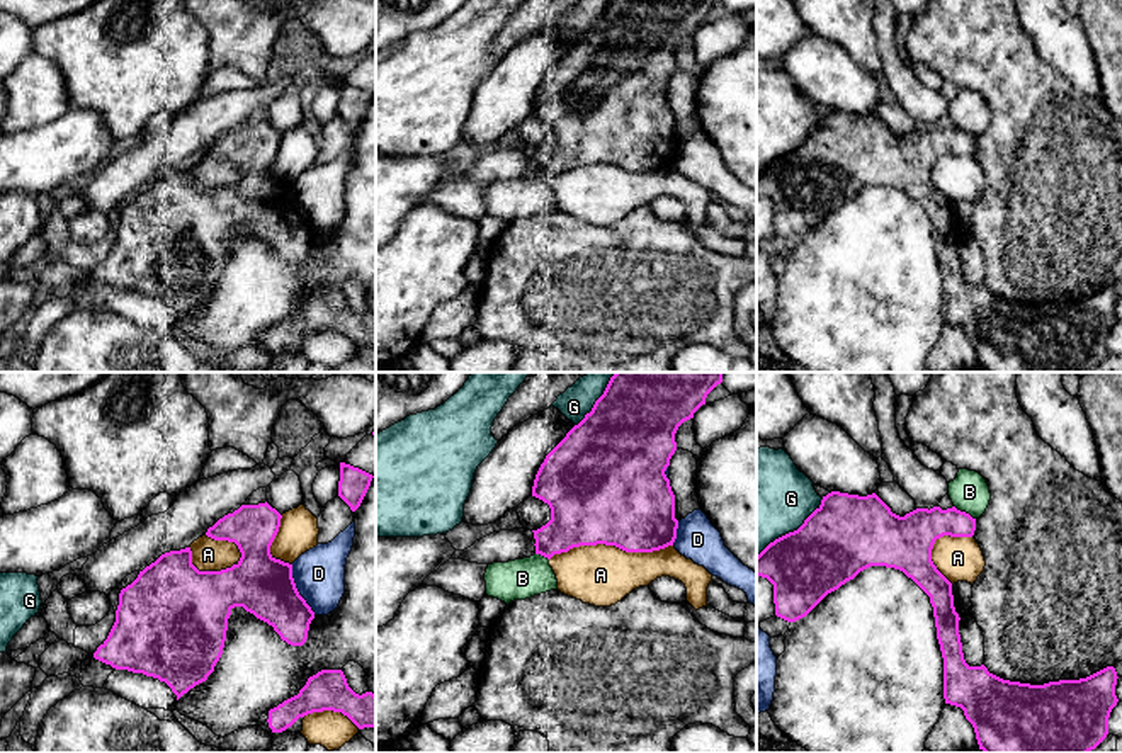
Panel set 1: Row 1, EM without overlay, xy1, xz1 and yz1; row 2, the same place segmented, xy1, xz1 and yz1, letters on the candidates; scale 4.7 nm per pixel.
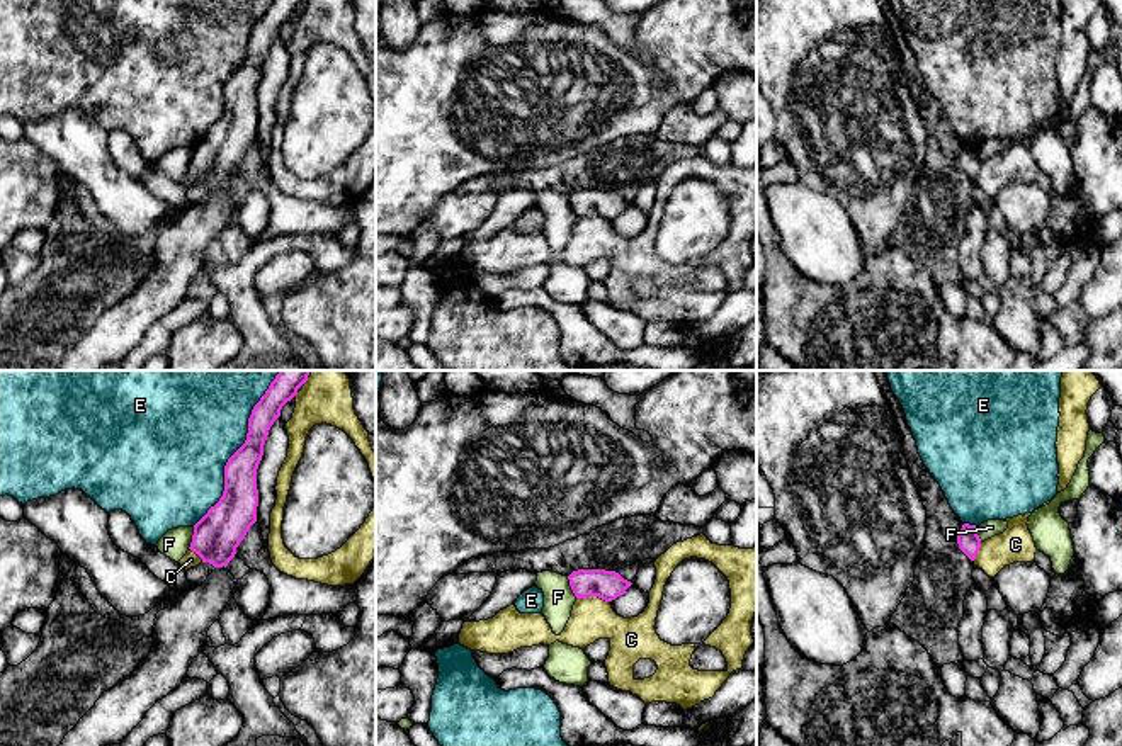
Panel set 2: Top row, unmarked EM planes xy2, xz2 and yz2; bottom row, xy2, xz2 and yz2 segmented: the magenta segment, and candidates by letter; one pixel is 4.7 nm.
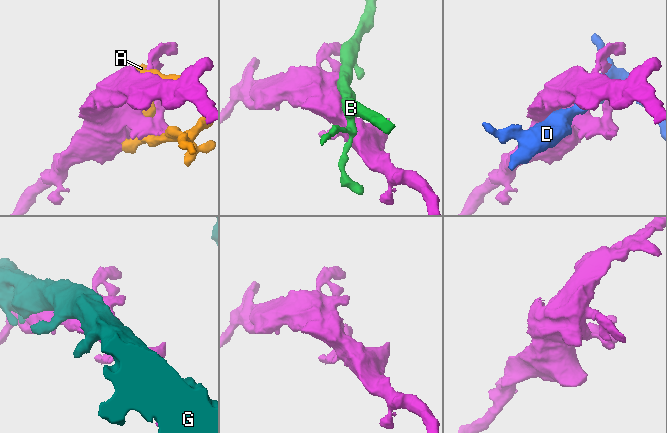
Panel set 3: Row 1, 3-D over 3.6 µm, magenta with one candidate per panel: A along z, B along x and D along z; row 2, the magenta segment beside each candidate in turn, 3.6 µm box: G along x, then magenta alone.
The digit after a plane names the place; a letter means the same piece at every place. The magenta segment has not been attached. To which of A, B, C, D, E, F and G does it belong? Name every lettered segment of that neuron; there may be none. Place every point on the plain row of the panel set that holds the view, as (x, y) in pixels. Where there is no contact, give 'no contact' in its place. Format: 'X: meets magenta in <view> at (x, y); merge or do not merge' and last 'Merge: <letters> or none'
A: meets magenta in xz1 at (611, 164); do not merge
B: meets magenta in yz1 at (964, 131); do not merge
C: meets magenta in xz2 at (594, 214); do not merge
D: meets magenta in xy1 at (296, 209); do not merge
E: meets magenta in xy2 at (233, 73); do not merge
F: meets magenta in xy2 at (192, 157); do not merge
G: meets magenta in yz1 at (791, 152); do not merge
Merge: none

